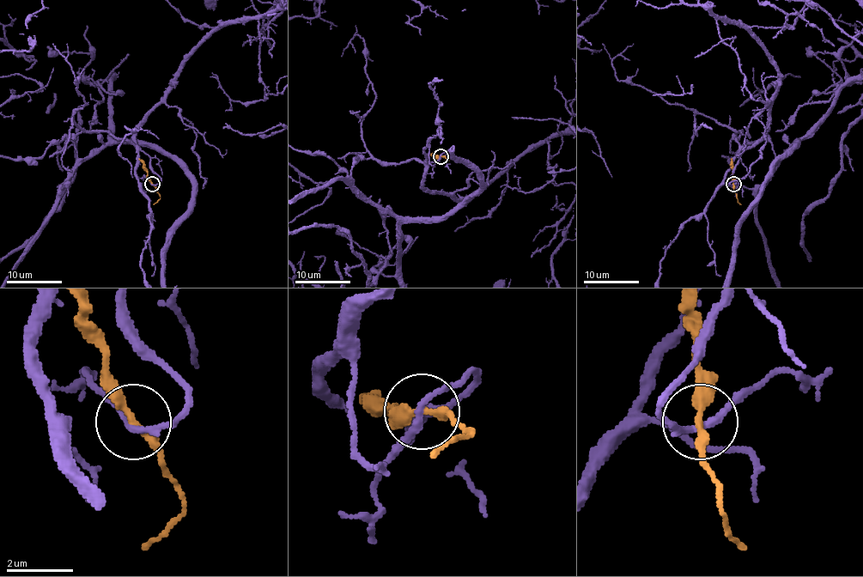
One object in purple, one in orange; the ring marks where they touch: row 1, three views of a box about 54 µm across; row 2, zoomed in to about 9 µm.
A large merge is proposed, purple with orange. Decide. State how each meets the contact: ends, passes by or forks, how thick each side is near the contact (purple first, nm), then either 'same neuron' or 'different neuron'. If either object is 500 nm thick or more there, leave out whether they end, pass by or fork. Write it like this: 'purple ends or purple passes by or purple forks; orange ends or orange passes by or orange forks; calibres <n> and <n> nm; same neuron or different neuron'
purple passes by; orange passes by; calibres 200 and 240 nm; different neuron

